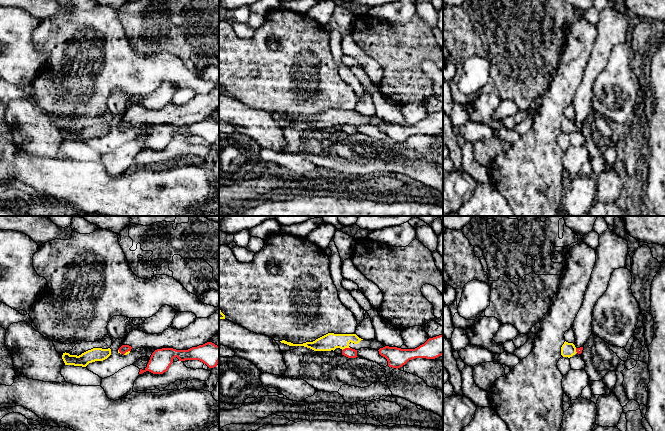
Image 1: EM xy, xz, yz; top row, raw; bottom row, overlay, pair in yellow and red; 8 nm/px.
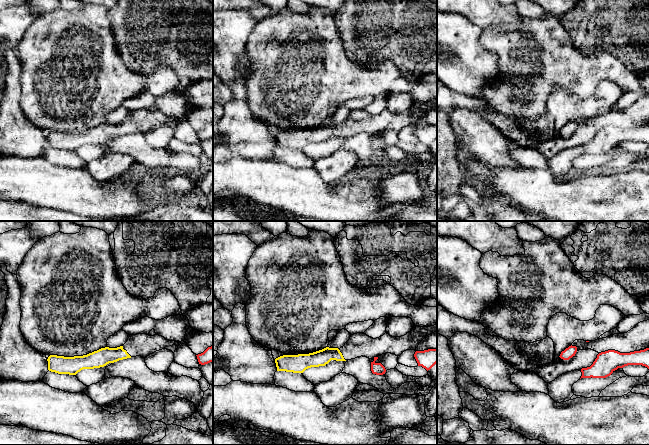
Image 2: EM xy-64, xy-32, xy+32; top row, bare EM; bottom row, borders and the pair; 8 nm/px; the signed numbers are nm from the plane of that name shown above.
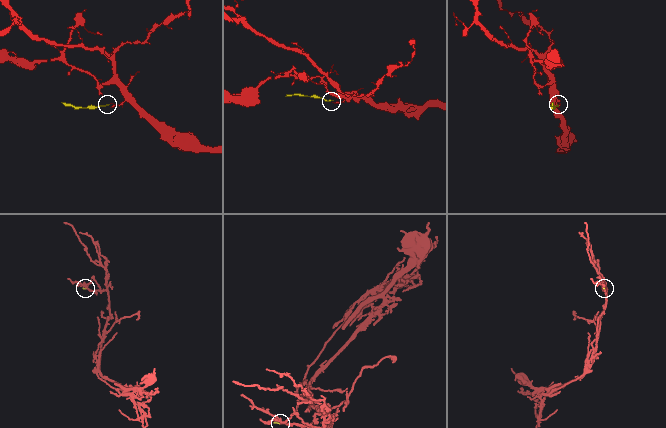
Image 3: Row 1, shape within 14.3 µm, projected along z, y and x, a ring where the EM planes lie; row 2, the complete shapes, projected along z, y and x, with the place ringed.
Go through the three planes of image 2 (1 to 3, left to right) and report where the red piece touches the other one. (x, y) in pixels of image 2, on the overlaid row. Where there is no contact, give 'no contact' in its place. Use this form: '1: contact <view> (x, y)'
1: no contact
2: no contact
3: no contact

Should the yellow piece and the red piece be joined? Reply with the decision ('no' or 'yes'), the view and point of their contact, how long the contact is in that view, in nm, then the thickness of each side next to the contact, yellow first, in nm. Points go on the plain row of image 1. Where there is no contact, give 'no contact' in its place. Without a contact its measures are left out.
no | xz (345, 123) | 70 nm | 140/80 nm

